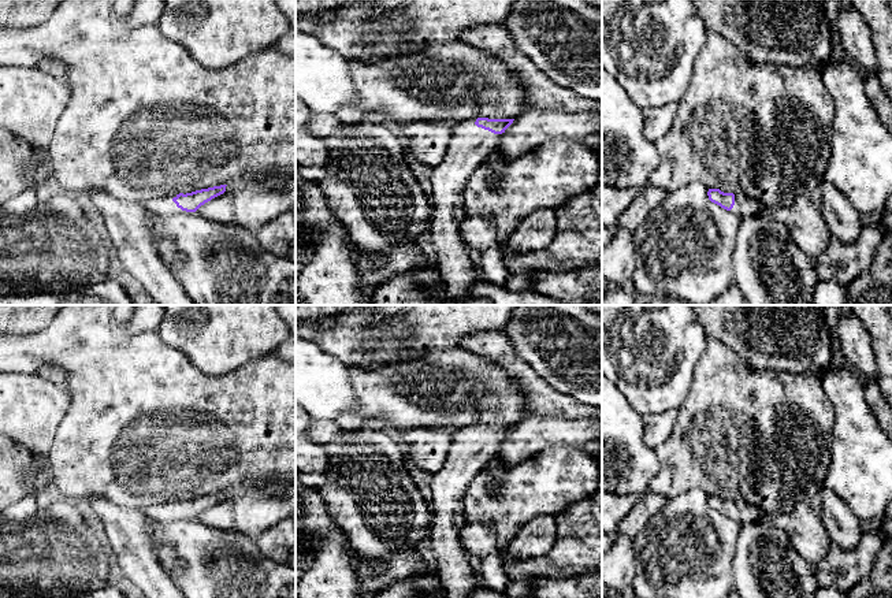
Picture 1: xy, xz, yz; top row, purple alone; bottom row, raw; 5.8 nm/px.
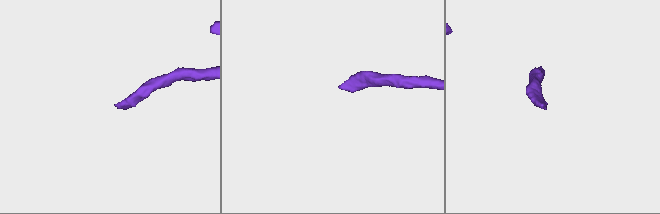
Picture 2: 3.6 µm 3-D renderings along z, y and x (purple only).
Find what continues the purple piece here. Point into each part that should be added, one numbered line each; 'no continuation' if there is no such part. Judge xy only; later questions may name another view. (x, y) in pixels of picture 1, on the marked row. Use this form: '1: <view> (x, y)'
1: xy (160, 205)

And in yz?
1: yz (744, 207)

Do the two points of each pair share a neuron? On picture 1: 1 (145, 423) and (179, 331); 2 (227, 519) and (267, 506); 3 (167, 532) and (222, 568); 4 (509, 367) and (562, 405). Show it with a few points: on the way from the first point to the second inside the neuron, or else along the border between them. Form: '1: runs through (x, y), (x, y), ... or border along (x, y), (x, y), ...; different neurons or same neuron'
1: border along (156, 331), (167, 344), (179, 349), (197, 368); different neurons
2: runs through (237, 512), (257, 508); same neuron
3: runs through (181, 543), (204, 568), (208, 568); same neuron
4: runs through (523, 375), (549, 401); same neuron

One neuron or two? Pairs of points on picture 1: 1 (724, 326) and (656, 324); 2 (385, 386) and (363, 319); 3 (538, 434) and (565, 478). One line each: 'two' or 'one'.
1: two
2: two
3: two

